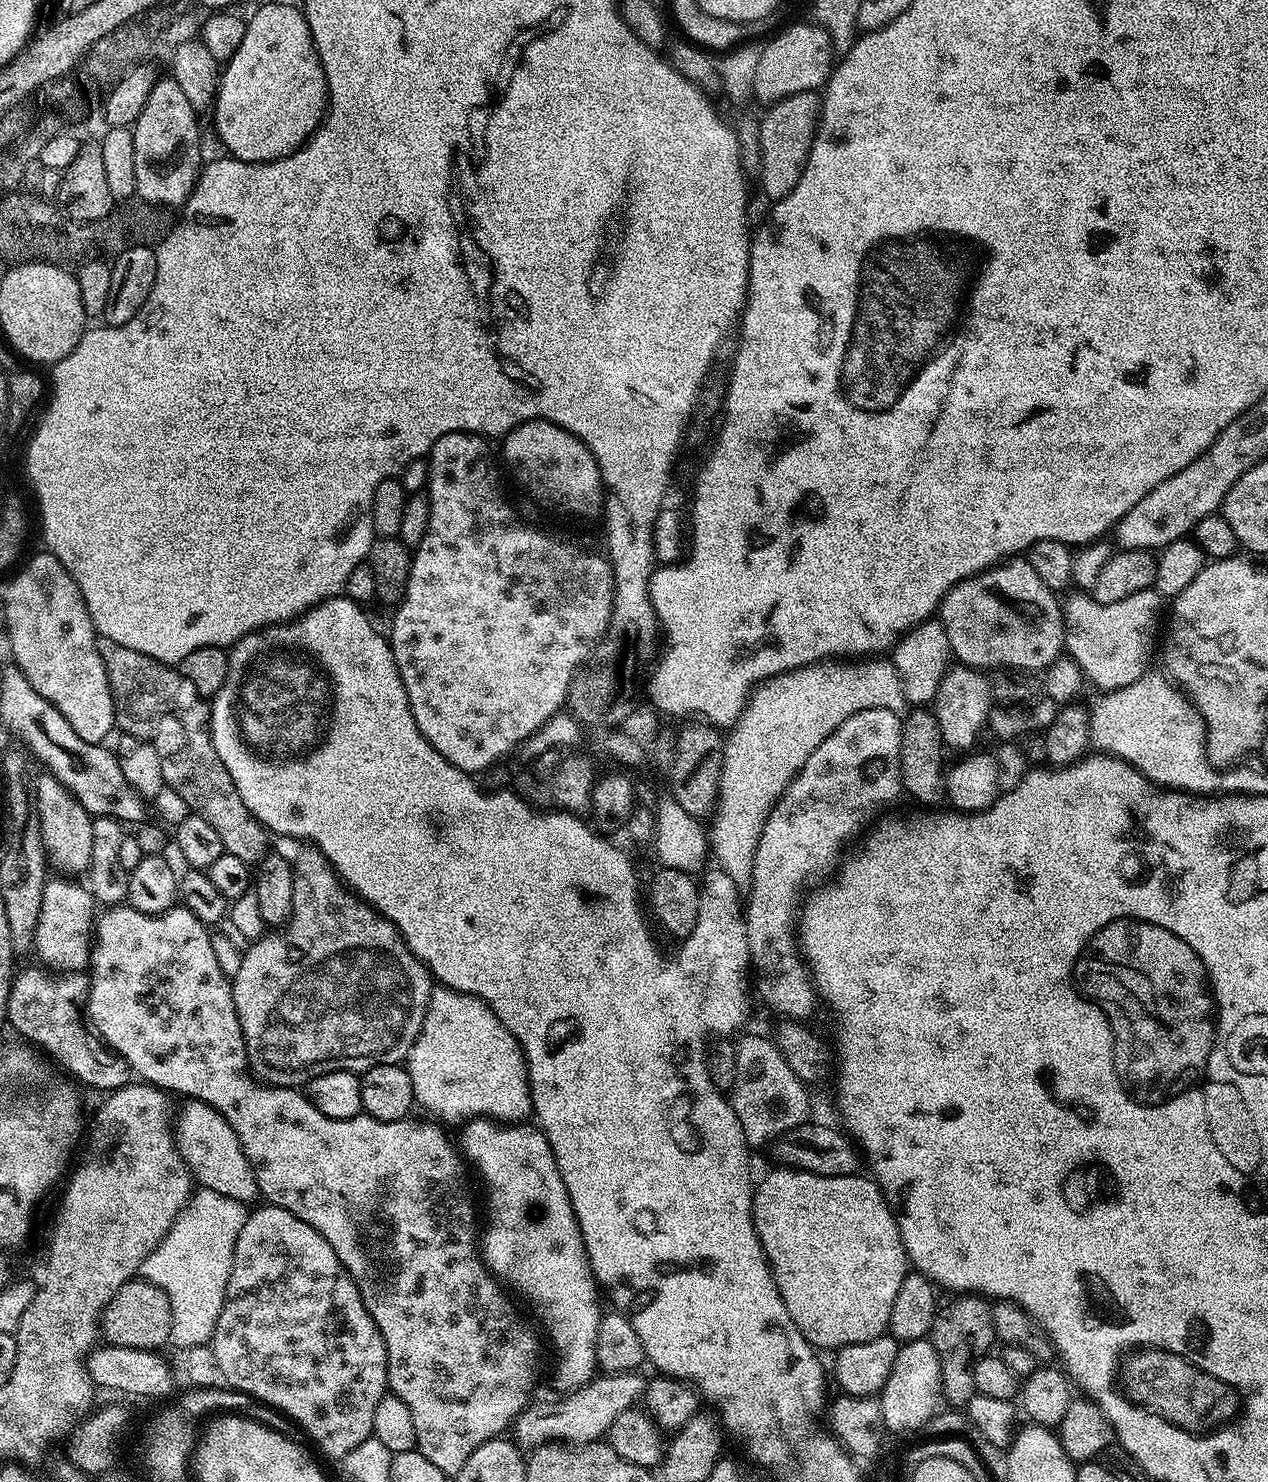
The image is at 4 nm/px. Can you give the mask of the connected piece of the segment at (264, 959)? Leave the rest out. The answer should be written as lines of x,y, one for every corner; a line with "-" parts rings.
315,850
300,852
294,859
294,906
292,917
279,934
268,934
265,940
251,945
239,958
236,976
231,977
234,1010
238,1014
238,1022
242,1026
244,1041
250,1045
250,1072
261,1085
270,1088
295,1088
307,1086
322,1074
331,1072
355,1072
363,1074
379,1064
400,1064
407,1061
410,1050
422,1030
422,1022
428,1013
428,1003
432,997
434,981
426,965
408,949
406,942
400,937
396,925
391,924
385,916
375,908
365,904
359,896
346,887
343,880
332,870
332,865
324,855

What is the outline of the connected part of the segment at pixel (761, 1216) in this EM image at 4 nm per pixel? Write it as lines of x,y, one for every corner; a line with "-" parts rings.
776,1166
773,1172
764,1176
764,1181
755,1185
752,1193
752,1217
758,1238
764,1247
764,1253
768,1259
768,1265
772,1267
772,1277
778,1286
778,1294
782,1294
782,1302
786,1302
786,1310
790,1310
790,1318
794,1318
794,1326
808,1339
808,1343
817,1350
832,1348
839,1350
850,1346
854,1342
870,1342
870,1338
878,1338
888,1332
890,1322
890,1306
894,1306
894,1297
902,1282
910,1271
908,1252
904,1249
902,1234
900,1233
900,1221
897,1213
893,1212
888,1201
884,1199
884,1192
879,1183
867,1175
854,1176
823,1176
813,1172
803,1172
795,1166

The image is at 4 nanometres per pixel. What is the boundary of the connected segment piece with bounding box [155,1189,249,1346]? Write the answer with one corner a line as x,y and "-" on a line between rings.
199,1189
156,1248
157,1257
166,1256
166,1288
173,1309
182,1308
186,1346
205,1345
216,1329
233,1266
234,1246
237,1245
239,1231
245,1225
248,1213
247,1205
226,1198
217,1191

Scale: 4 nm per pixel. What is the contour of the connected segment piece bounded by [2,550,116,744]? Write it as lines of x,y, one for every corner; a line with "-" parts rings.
41,551
41,556
36,556
16,577
12,580
12,585
8,588
8,601
3,601
2,607
6,610
6,631
8,631
8,640
12,643
12,656
15,667
20,669
25,678
30,682
30,686
34,686
34,690
38,690
38,694
42,694
42,698
46,698
58,710
58,714
62,714
62,718
66,718
66,722
70,722
70,726
74,726
74,734
79,734
81,738
86,738
86,742
94,742
95,744
104,744
107,736
114,732
116,728
116,711
114,710
114,702
110,694
110,686
106,678
106,666
102,662
102,658
98,658
98,650
96,649
96,637
98,635
96,627
92,624
92,619
88,613
86,602
82,598
82,590
78,590
78,586
74,582
74,578
70,578
68,571
62,566
62,562
58,562
58,558
53,556
51,552

